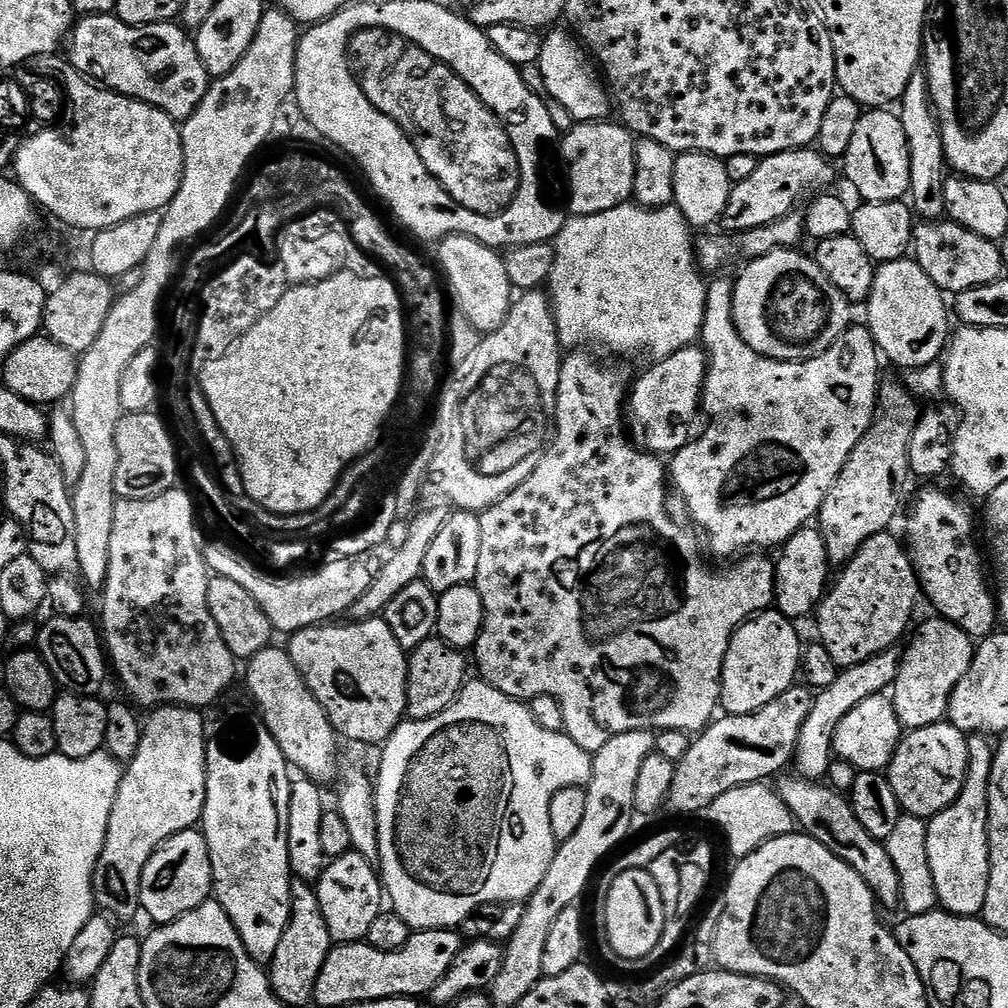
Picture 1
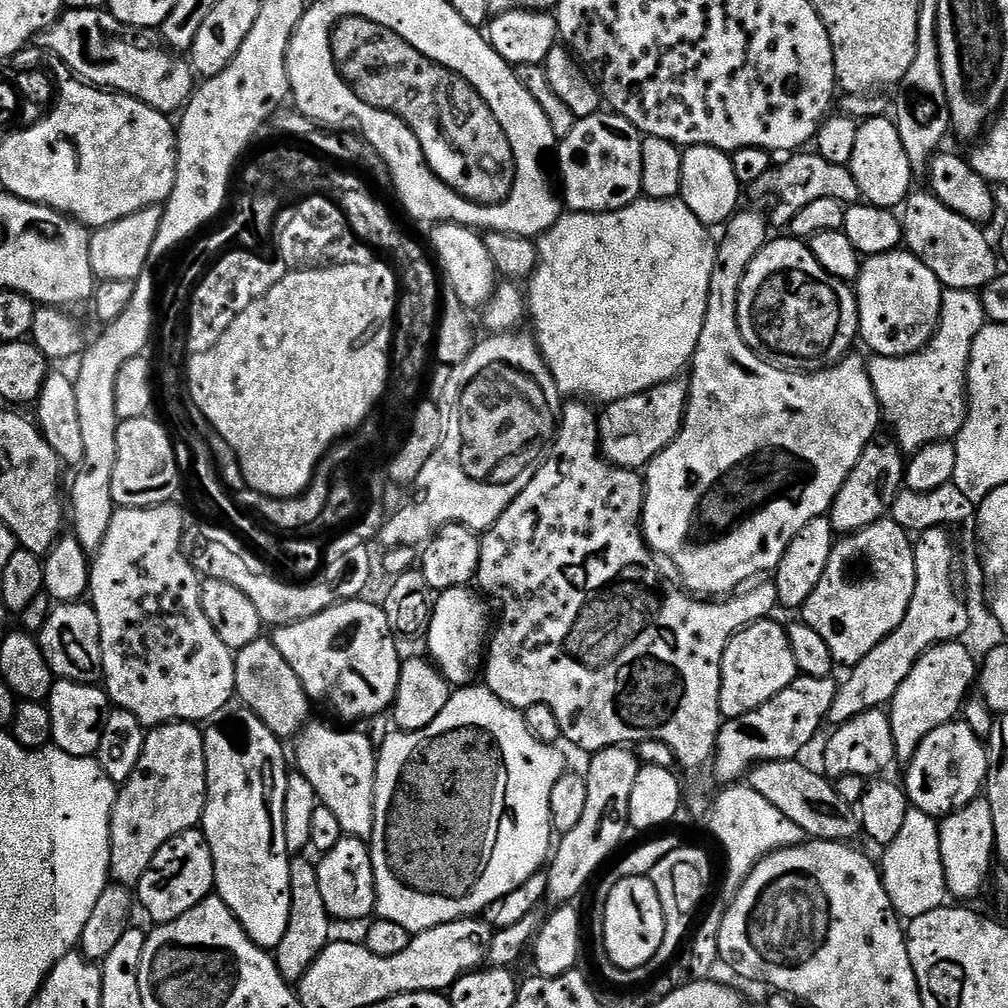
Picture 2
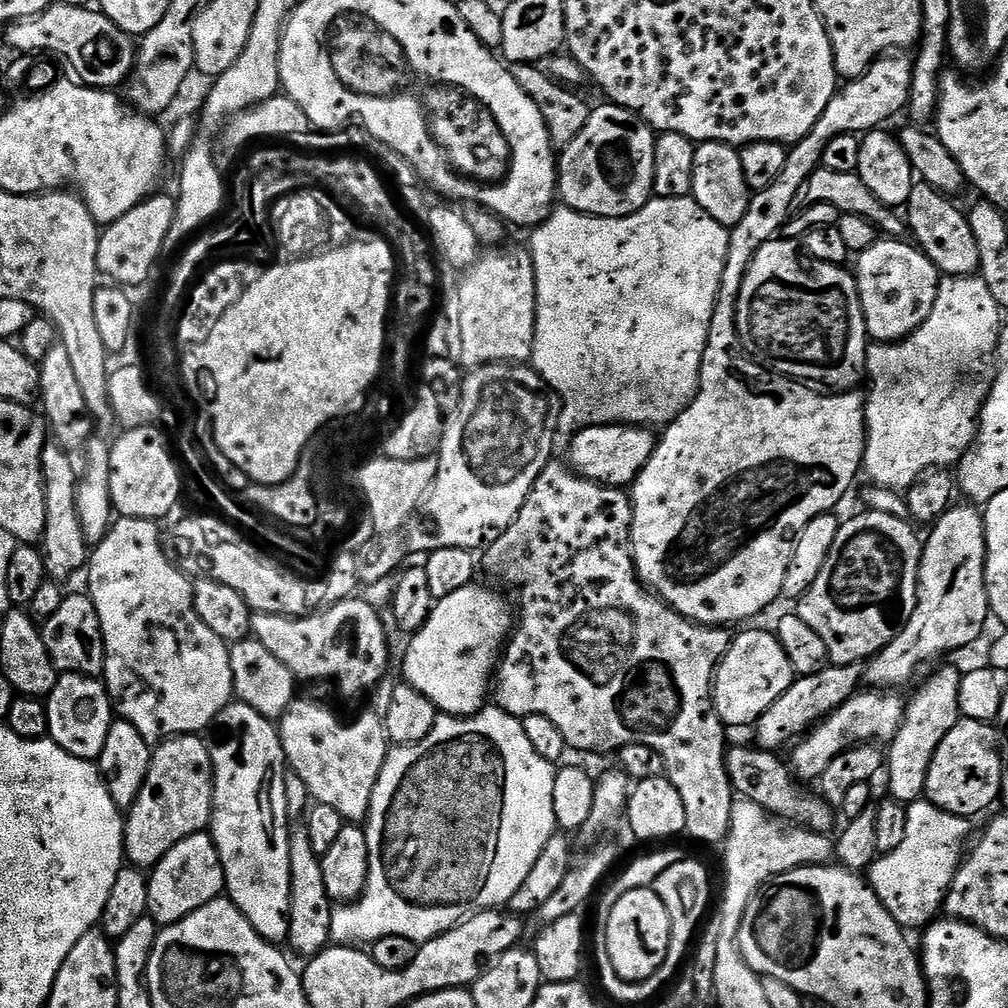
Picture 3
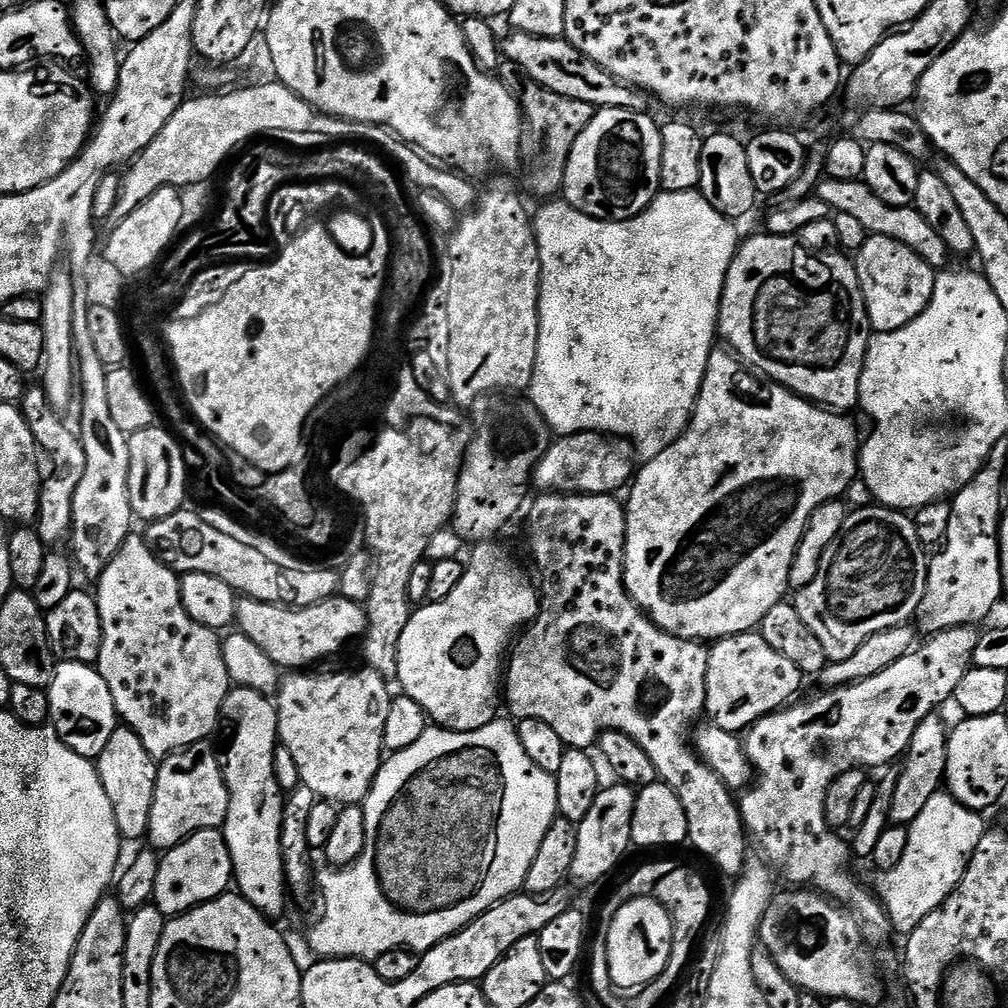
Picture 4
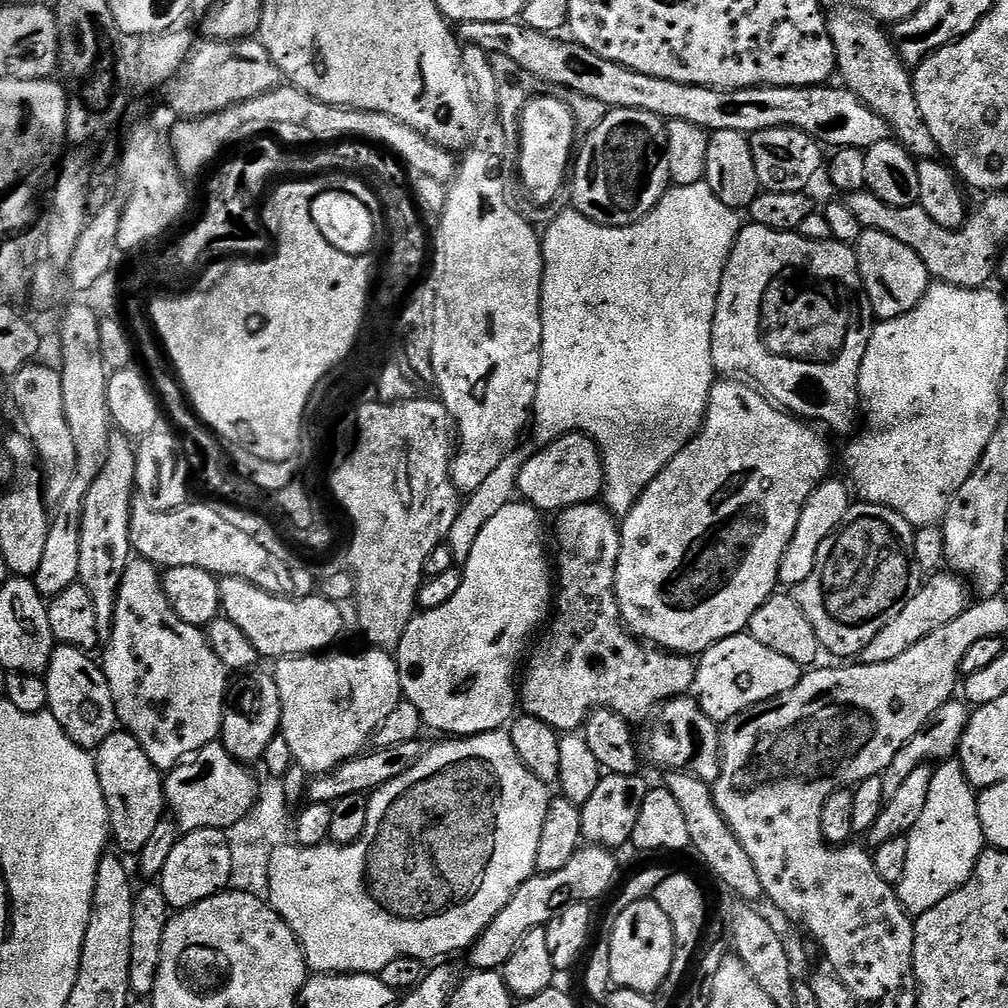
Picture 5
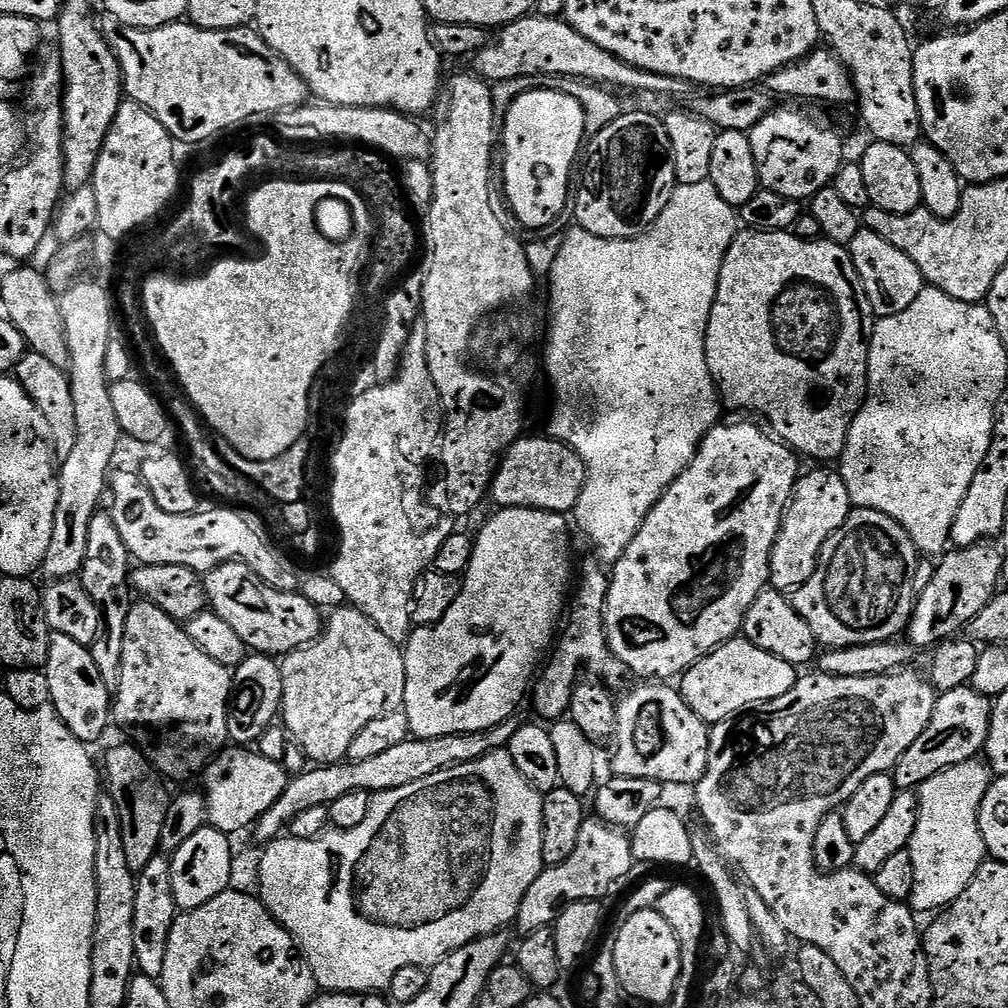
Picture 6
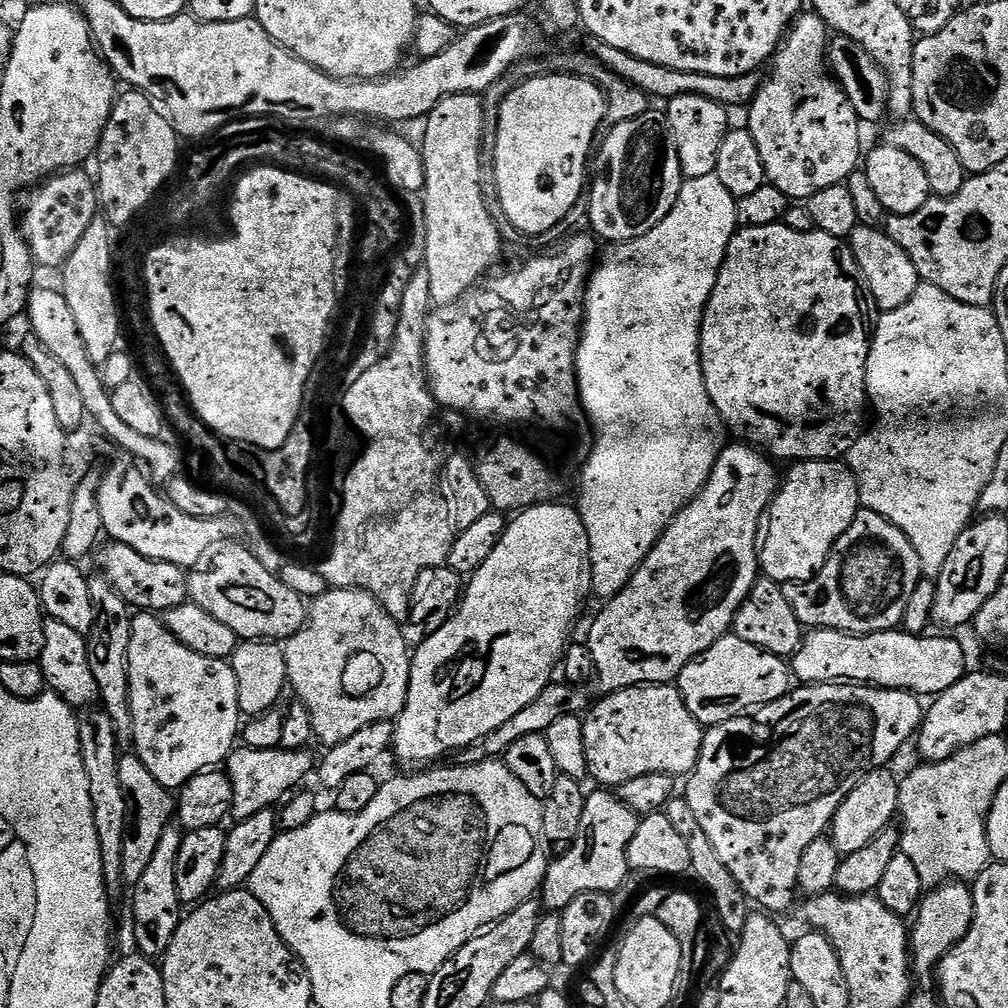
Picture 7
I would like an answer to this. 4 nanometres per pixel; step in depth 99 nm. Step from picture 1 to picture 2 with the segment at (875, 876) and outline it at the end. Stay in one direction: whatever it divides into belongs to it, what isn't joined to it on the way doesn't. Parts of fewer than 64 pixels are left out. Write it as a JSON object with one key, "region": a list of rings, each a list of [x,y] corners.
{"region":[[[799,759],[771,760],[757,764],[746,777],[748,787],[758,790],[766,802],[778,806],[790,822],[802,826],[805,837],[813,840],[852,842],[861,835],[860,817],[857,809],[838,798],[835,783],[823,771],[807,768]]]}

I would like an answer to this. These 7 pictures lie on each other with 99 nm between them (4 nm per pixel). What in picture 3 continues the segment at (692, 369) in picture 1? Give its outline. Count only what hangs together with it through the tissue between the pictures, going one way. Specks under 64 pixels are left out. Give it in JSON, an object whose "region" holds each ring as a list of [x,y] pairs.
{"region":[[[601,424],[599,426],[584,426],[579,429],[580,432],[572,440],[572,445],[568,448],[567,459],[571,467],[586,479],[594,481],[596,484],[605,484],[608,488],[627,489],[638,478],[640,471],[646,466],[646,462],[652,456],[656,449],[658,440],[654,435],[653,429],[648,426],[637,426],[635,424]]]}

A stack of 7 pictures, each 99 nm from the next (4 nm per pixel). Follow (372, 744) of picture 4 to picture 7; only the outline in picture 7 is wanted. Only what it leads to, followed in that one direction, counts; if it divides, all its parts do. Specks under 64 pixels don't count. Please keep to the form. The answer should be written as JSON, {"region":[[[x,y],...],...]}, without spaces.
{"region":[[[328,588],[310,604],[310,615],[302,630],[282,647],[286,658],[288,684],[297,692],[299,703],[310,710],[312,735],[324,746],[346,742],[362,726],[383,720],[395,721],[406,706],[412,658],[410,644],[404,637],[401,621],[390,618],[390,614],[360,588]]]}

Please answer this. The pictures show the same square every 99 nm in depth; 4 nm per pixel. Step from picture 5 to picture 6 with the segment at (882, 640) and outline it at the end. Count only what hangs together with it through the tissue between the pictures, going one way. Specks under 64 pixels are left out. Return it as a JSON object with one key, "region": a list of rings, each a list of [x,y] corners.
{"region":[[[981,542],[971,544],[969,548],[952,550],[936,564],[934,578],[930,578],[930,586],[919,589],[916,606],[908,620],[906,640],[913,649],[931,649],[959,637],[969,622],[992,601],[1001,587],[1000,571],[1004,568],[999,550],[992,546],[991,543]]]}

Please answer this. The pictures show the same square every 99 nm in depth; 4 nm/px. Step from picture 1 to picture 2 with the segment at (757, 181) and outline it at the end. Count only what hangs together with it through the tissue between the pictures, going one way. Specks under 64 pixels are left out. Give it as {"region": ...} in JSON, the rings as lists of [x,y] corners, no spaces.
{"region":[[[812,150],[789,155],[785,160],[788,160],[785,164],[777,163],[772,171],[762,174],[758,182],[750,185],[750,192],[754,195],[773,196],[776,199],[776,209],[770,212],[770,220],[775,227],[777,224],[778,227],[787,229],[798,210],[802,210],[802,206],[810,206],[810,202],[818,202],[818,198],[834,198],[845,206],[851,206],[861,199],[851,167],[834,166]]]}

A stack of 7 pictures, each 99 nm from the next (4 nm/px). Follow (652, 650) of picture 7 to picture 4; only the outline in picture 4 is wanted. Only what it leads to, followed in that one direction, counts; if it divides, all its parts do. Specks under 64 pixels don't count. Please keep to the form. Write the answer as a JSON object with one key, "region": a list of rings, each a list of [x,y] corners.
{"region":[[[713,350],[708,359],[706,366],[706,374],[704,381],[700,387],[700,393],[696,399],[696,408],[692,411],[692,420],[688,424],[688,429],[681,434],[666,450],[662,450],[662,454],[658,454],[658,458],[647,461],[643,465],[644,469],[635,473],[634,479],[631,481],[630,489],[632,493],[626,499],[626,515],[628,517],[628,529],[626,530],[626,542],[624,543],[624,584],[628,587],[628,593],[632,596],[634,603],[640,607],[640,610],[647,614],[653,622],[655,622],[662,630],[666,630],[670,634],[674,634],[683,640],[698,640],[701,642],[715,642],[725,640],[728,636],[737,636],[743,632],[751,632],[759,629],[762,618],[766,618],[766,614],[770,614],[771,608],[778,606],[785,599],[786,594],[789,595],[790,589],[788,586],[788,575],[792,569],[792,563],[796,557],[796,551],[800,545],[800,539],[804,537],[804,532],[808,529],[808,520],[816,513],[823,504],[829,504],[832,500],[840,500],[843,497],[843,492],[852,484],[852,479],[855,481],[858,476],[858,453],[860,450],[861,441],[856,440],[856,428],[848,421],[847,415],[841,414],[835,410],[829,410],[813,401],[804,400],[801,396],[784,388],[775,382],[765,382],[759,375],[753,374],[731,351]]]}

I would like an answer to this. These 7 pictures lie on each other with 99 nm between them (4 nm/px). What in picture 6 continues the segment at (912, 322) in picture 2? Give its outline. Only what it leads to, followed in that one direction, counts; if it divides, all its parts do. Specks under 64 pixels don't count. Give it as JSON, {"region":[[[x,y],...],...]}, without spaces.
{"region":[[[861,227],[860,233],[850,245],[852,261],[866,286],[866,294],[872,303],[872,312],[880,316],[892,316],[895,312],[906,310],[914,298],[926,287],[920,267],[913,262],[898,246],[894,246],[868,228]]]}

